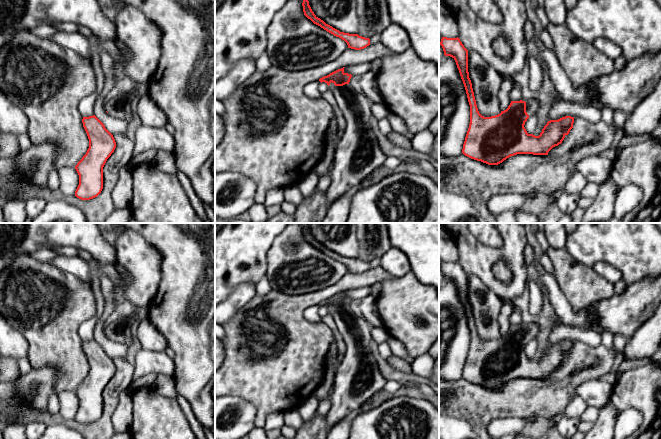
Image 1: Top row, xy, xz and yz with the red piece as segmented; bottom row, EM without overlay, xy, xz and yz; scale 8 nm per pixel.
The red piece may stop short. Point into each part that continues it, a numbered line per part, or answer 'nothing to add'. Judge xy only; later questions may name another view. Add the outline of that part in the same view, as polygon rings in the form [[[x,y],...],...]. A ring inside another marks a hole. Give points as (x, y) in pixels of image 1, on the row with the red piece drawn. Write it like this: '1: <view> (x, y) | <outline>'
nothing to add

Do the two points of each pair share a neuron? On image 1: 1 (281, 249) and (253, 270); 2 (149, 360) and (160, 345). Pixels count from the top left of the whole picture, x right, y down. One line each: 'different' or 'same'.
1: different
2: different

